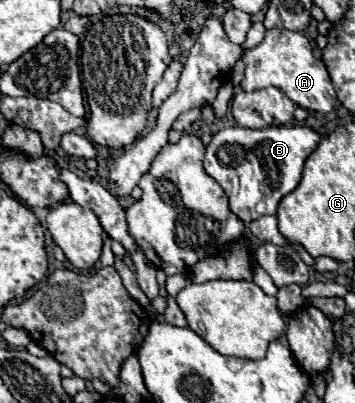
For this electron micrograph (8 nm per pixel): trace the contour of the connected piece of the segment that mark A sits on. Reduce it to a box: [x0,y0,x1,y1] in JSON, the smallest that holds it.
[240,28,336,112]

